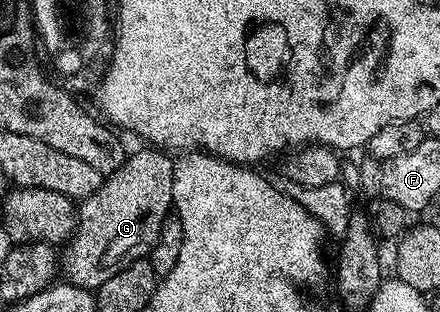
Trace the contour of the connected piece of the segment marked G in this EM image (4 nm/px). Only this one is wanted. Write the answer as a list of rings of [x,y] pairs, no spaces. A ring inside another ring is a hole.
[[[145,146],[142,152],[128,157],[121,168],[104,177],[103,183],[91,195],[84,197],[77,208],[77,228],[64,245],[65,257],[61,260],[61,268],[65,271],[64,279],[68,283],[96,290],[107,282],[107,278],[115,278],[119,270],[131,266],[136,260],[148,257],[157,245],[159,234],[165,221],[170,219],[173,208],[173,166],[164,151],[153,146]]]

